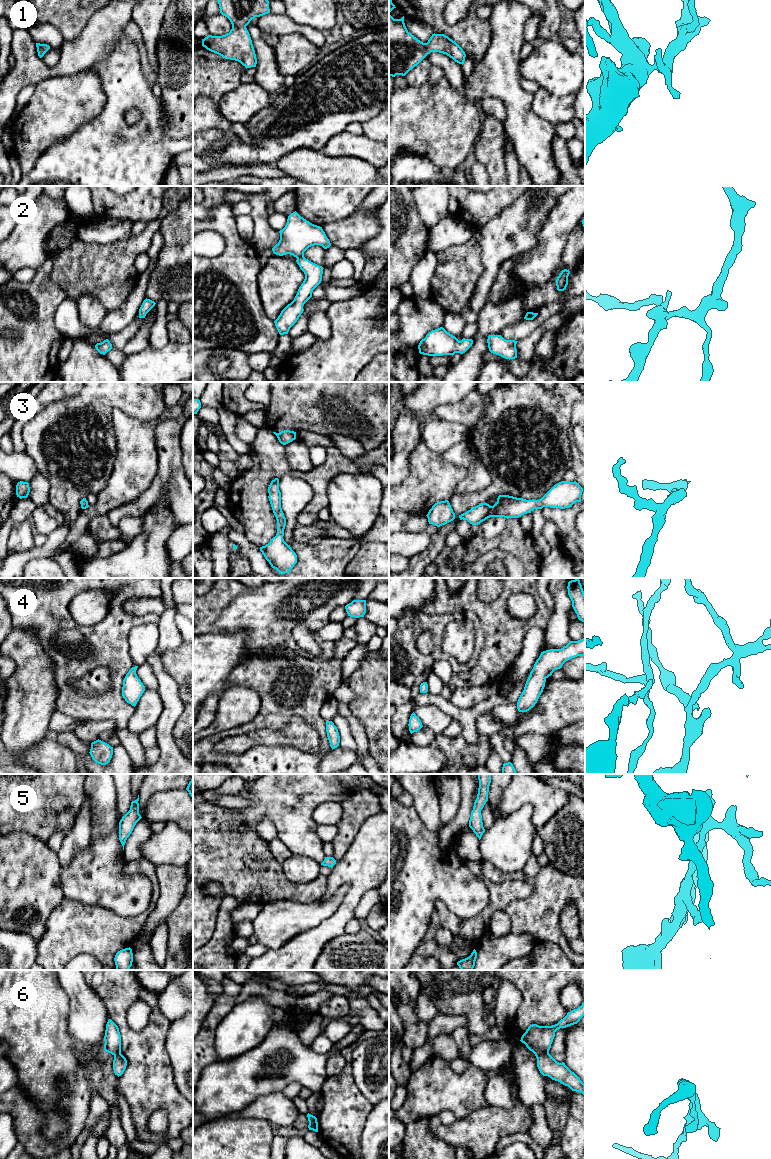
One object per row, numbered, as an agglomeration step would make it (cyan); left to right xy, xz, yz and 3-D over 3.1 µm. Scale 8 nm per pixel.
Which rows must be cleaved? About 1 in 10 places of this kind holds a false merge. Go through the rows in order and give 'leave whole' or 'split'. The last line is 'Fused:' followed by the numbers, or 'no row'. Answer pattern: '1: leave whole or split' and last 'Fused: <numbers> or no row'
1: leave whole
2: leave whole
3: leave whole
4: leave whole
5: leave whole
6: split
Fused: 6

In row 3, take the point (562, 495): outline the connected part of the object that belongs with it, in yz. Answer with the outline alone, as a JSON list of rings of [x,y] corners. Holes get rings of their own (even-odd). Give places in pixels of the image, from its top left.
[[[561,481],[539,500],[499,495],[493,506],[484,502],[459,515],[459,518],[467,520],[472,525],[478,525],[490,517],[519,518],[543,507],[570,508],[576,502],[581,502],[582,491],[583,488],[576,481]]]

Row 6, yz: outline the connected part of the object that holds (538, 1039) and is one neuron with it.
[[[585,1001],[580,1007],[567,1013],[557,1024],[552,1026],[539,1026],[532,1024],[521,1037],[521,1042],[532,1051],[535,1056],[549,1054],[555,1032],[560,1028],[577,1024],[585,1015]]]

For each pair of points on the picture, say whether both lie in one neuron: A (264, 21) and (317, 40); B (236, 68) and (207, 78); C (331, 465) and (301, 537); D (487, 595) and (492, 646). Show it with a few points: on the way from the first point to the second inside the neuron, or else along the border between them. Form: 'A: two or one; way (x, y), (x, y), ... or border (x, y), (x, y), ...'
A: one; way (277, 24), (304, 30)
B: one; way (229, 72), (224, 75), (214, 76)
C: two; border (314, 522), (309, 525), (297, 526)
D: two; border (503, 588), (492, 601), (482, 601), (476, 593)

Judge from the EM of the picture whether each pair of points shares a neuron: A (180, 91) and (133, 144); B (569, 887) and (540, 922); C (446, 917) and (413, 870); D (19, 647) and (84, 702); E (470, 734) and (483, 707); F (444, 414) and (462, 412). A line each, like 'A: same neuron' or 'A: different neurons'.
A: different neurons
B: same neuron
C: different neurons
D: different neurons
E: same neuron
F: same neuron

